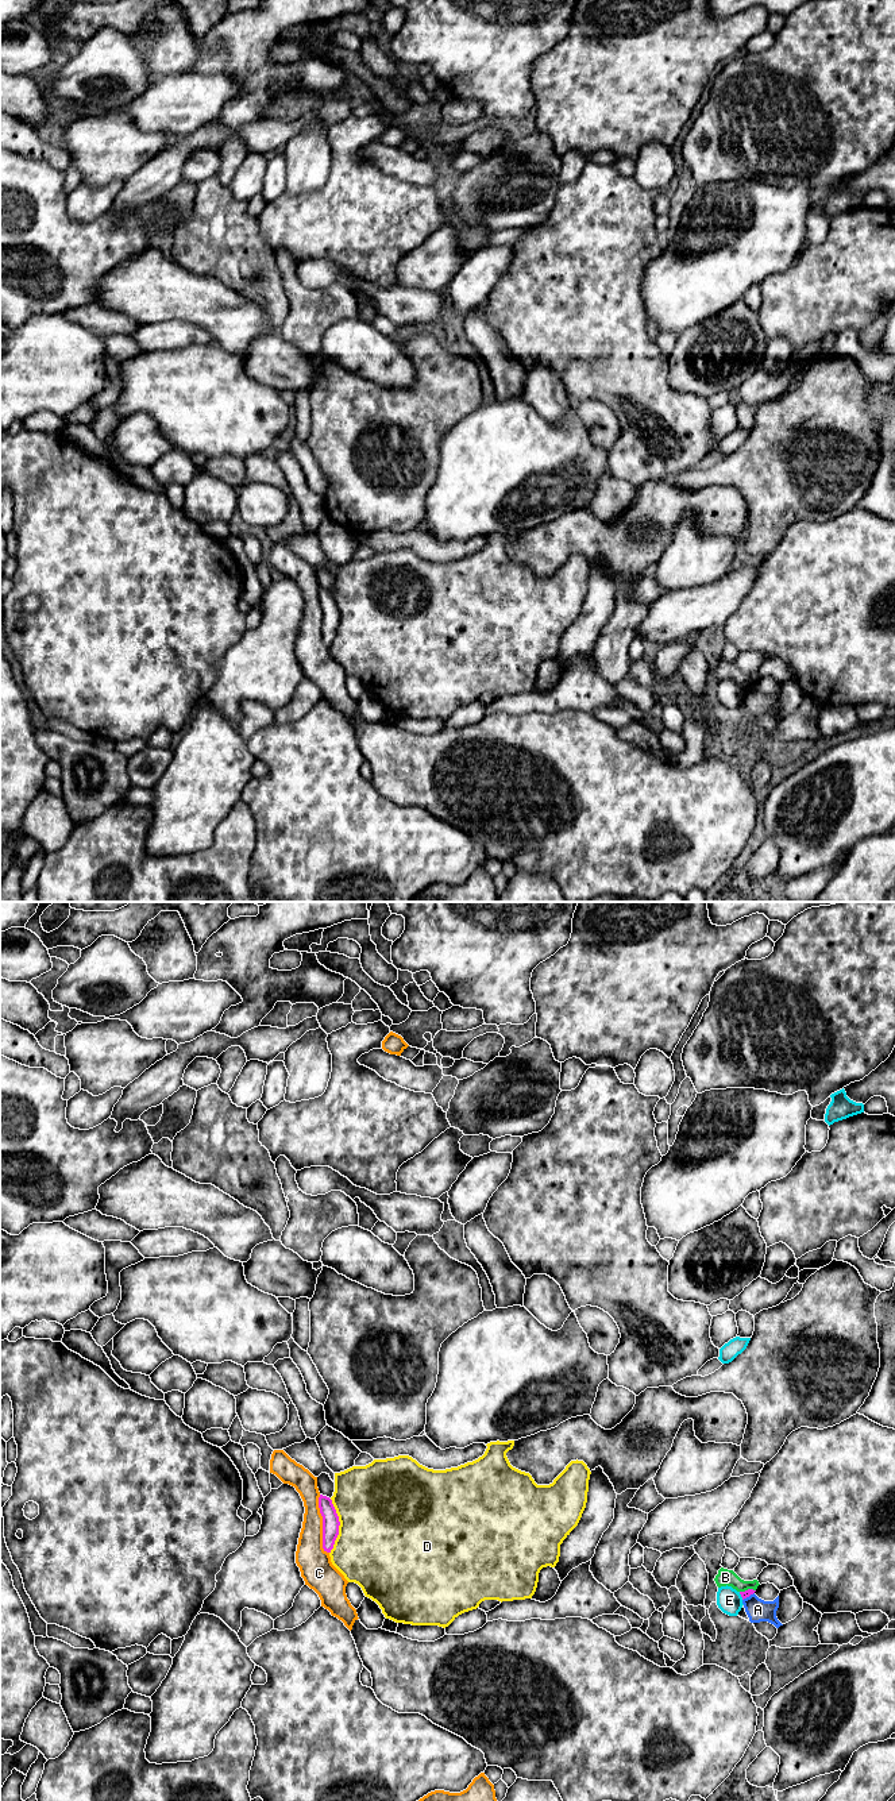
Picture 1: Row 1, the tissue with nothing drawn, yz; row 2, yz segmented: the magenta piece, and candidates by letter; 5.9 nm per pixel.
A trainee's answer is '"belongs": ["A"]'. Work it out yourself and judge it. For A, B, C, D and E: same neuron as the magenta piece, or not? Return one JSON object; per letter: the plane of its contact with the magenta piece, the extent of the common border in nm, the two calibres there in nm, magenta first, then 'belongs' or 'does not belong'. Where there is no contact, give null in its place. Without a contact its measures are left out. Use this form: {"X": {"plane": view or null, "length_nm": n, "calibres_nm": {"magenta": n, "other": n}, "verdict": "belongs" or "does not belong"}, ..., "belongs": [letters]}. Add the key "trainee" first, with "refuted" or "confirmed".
{"trainee": "refuted", "A": {"plane": "yz", "length_nm": 90, "calibres_nm": {"magenta": 50, "other": 140}, "verdict": "does not belong"}, "B": {"plane": "yz", "length_nm": 100, "calibres_nm": {"magenta": 50, "other": 100}, "verdict": "does not belong"}, "C": {"plane": "yz", "length_nm": 360, "calibres_nm": {"magenta": 100, "other": 190}, "verdict": "does not belong"}, "D": {"plane": "yz", "length_nm": 320, "calibres_nm": {"magenta": 100, "other": 500}, "verdict": "does not belong"}, "E": {"plane": "yz", "length_nm": 50, "calibres_nm": {"magenta": 50, "other": 150}, "verdict": "does not belong"}, "belongs": []}

